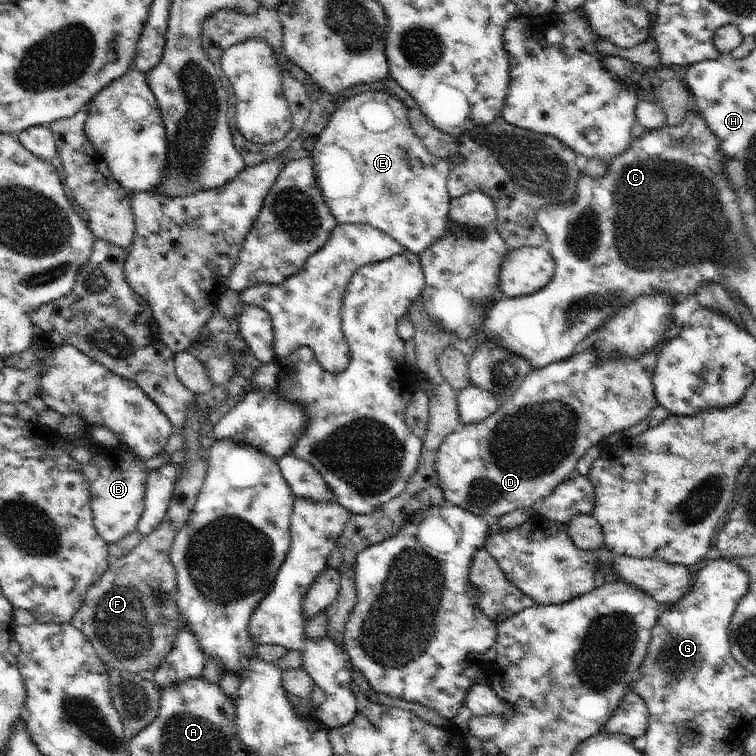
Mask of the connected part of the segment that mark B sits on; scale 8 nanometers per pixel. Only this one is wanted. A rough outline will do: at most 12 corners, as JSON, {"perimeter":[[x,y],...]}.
{"perimeter":[[90,446],[94,526],[109,545],[136,530],[149,469]]}

